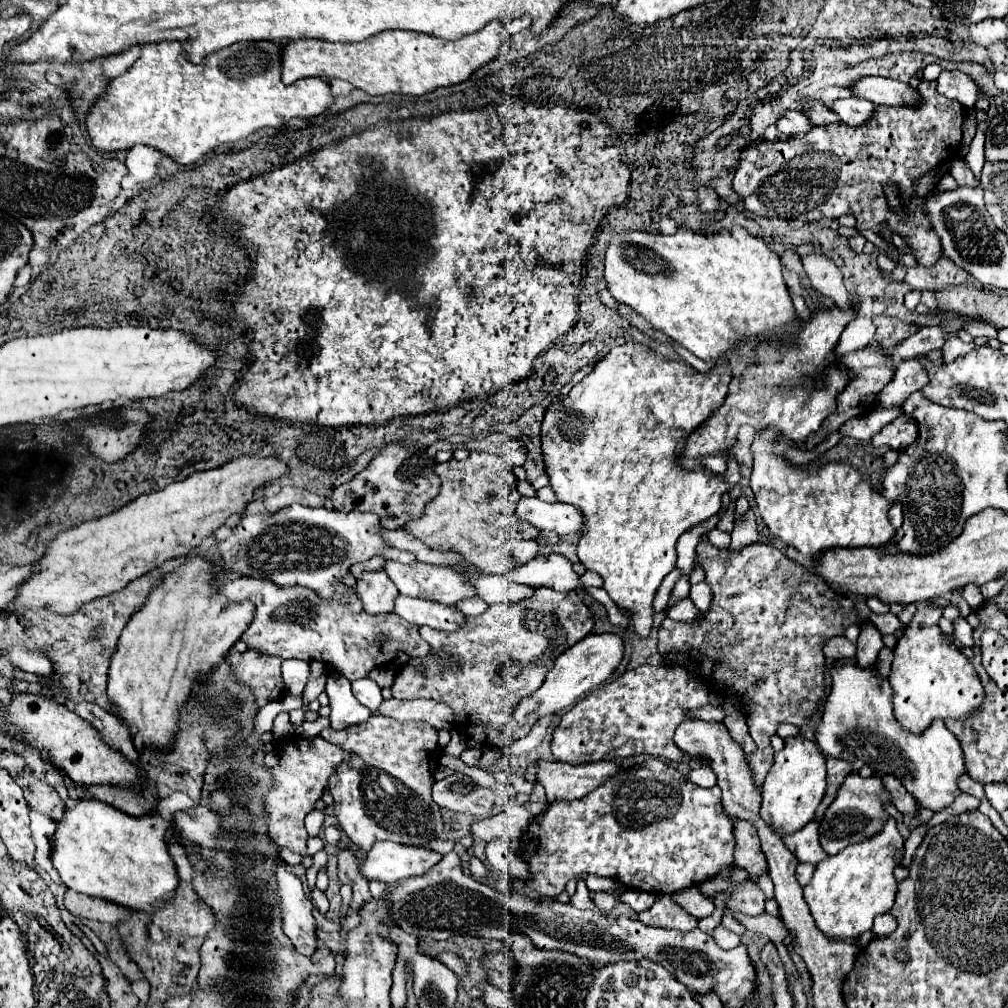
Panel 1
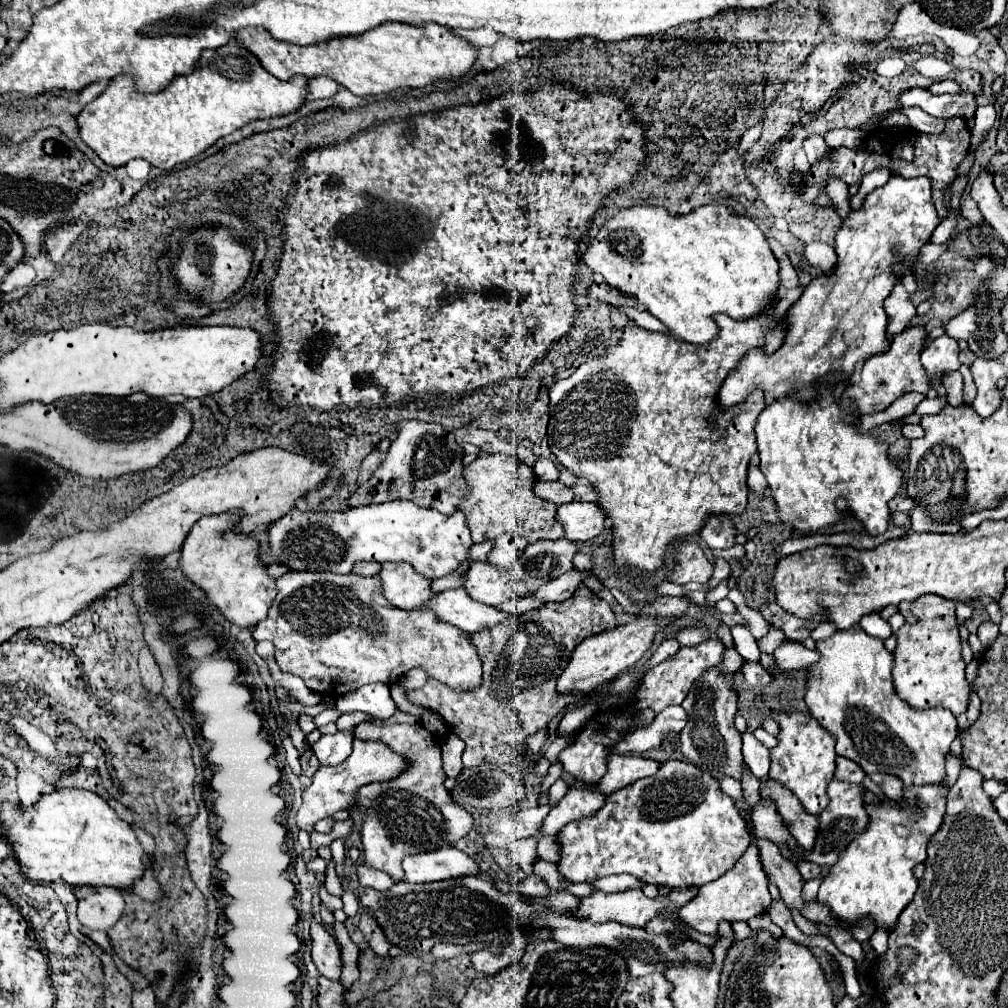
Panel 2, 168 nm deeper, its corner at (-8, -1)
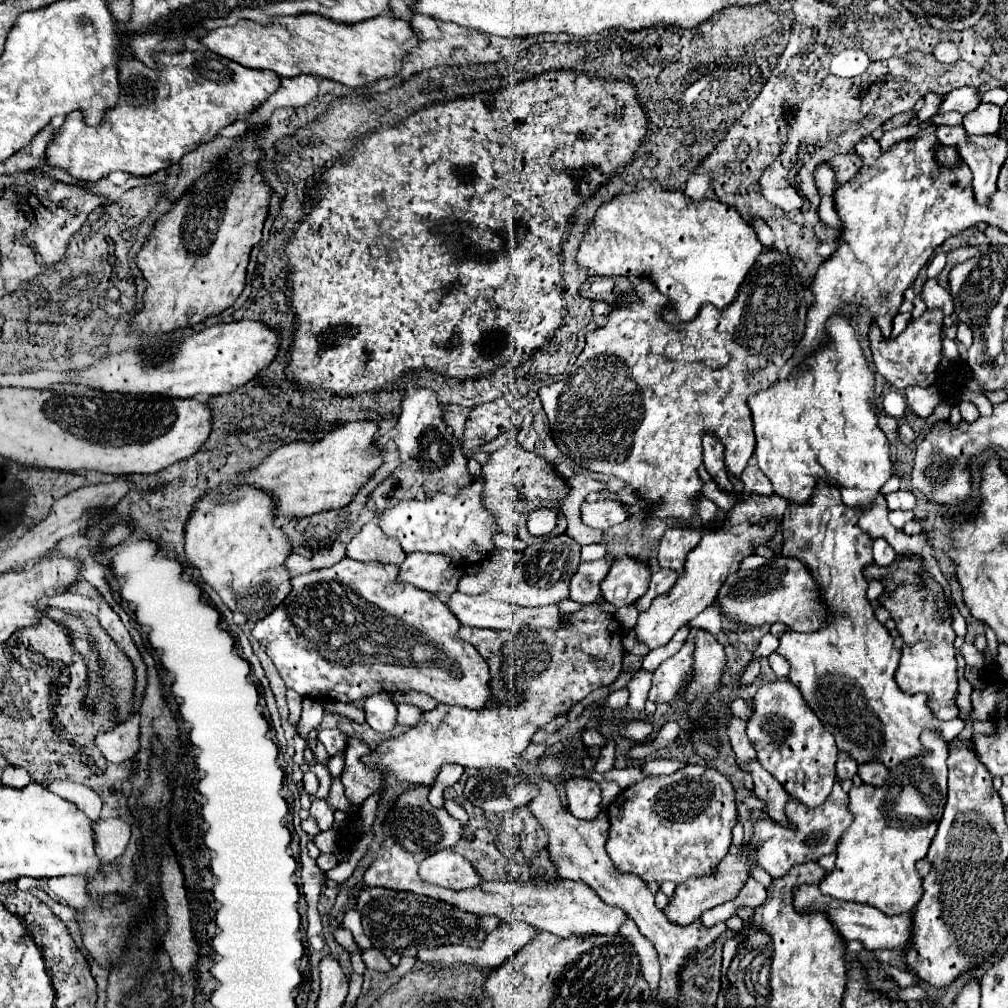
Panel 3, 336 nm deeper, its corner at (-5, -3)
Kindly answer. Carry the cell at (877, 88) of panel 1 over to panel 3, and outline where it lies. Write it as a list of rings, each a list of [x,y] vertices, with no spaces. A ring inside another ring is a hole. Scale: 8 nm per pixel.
[[[965,86],[965,88],[957,88],[957,90],[949,92],[949,94],[945,94],[945,100],[943,100],[941,108],[939,108],[939,114],[949,112],[949,110],[967,114],[967,112],[973,112],[979,104],[981,104],[981,94],[975,88]]]

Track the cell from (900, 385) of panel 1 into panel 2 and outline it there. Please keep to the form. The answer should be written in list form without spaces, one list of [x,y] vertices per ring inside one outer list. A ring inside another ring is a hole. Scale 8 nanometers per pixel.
[[[946,334],[932,340],[930,346],[924,348],[924,352],[920,354],[920,360],[922,360],[922,366],[928,374],[928,380],[930,380],[930,386],[936,388],[938,396],[944,396],[946,390],[940,382],[936,382],[938,374],[946,372],[946,370],[958,370],[960,362],[958,362],[958,342],[948,338]]]

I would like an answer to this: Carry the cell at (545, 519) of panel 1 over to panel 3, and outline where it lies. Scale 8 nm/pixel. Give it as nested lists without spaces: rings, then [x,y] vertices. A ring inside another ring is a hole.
[[[599,500],[595,504],[583,502],[583,522],[591,528],[607,532],[611,526],[621,524],[629,518],[629,510],[617,500]]]

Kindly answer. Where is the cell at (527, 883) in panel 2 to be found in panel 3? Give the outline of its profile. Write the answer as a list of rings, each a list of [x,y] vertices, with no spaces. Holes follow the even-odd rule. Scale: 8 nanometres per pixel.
[[[441,850],[427,856],[419,866],[419,876],[429,884],[451,890],[465,890],[481,884],[473,866],[453,850]]]

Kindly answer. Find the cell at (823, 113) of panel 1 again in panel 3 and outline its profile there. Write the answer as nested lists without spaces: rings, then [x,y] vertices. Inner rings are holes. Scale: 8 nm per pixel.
[[[855,152],[837,154],[835,158],[829,160],[829,164],[831,164],[831,168],[835,168],[835,180],[847,182],[857,174],[857,168],[861,166],[861,158],[857,158]]]

